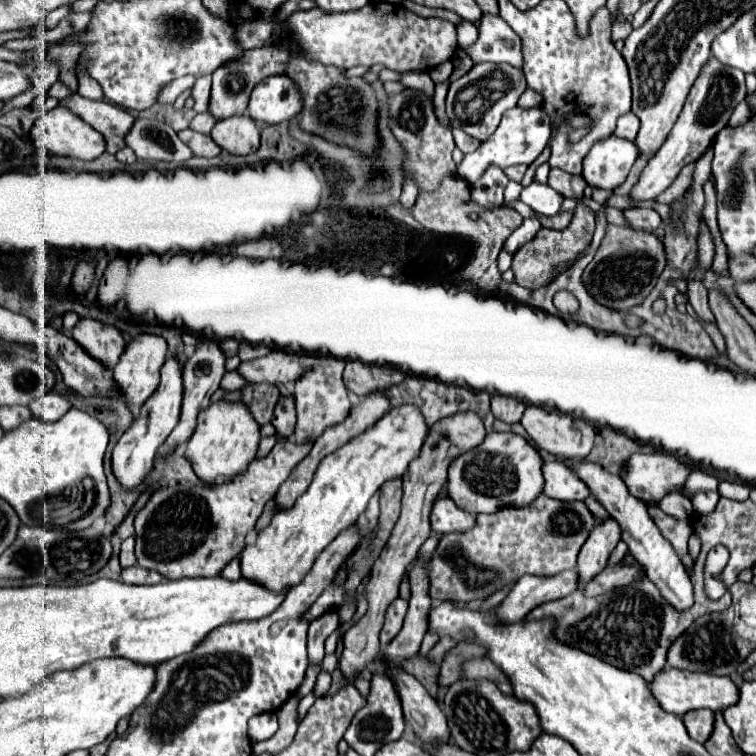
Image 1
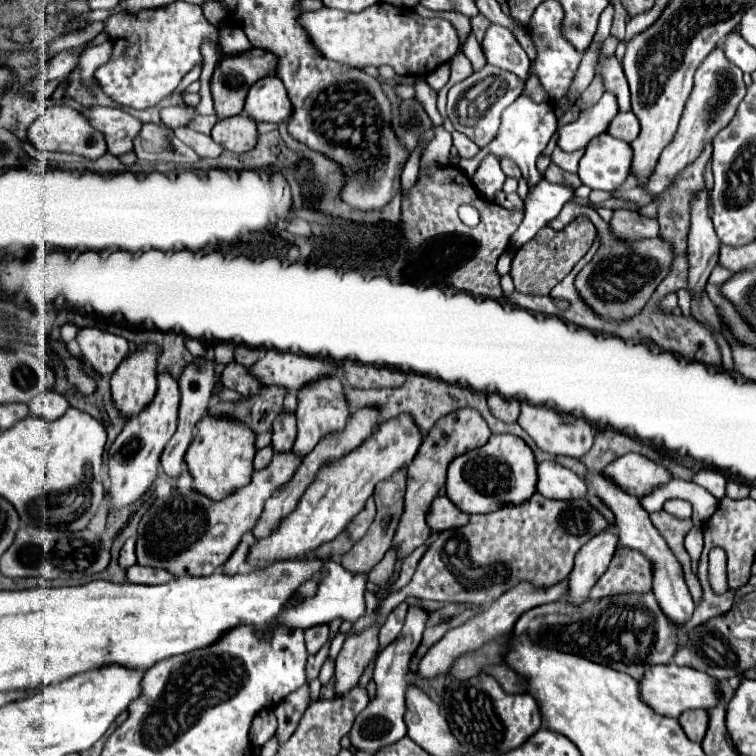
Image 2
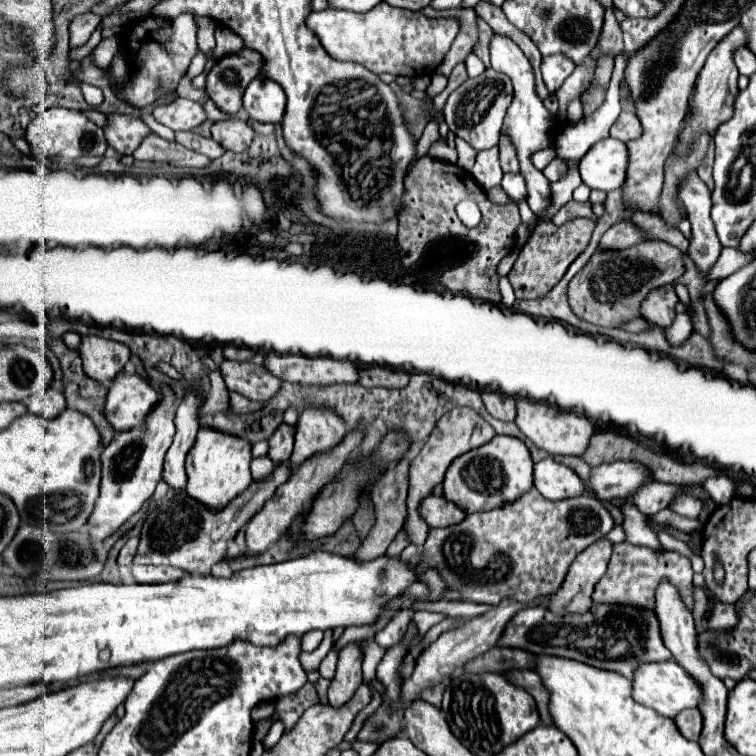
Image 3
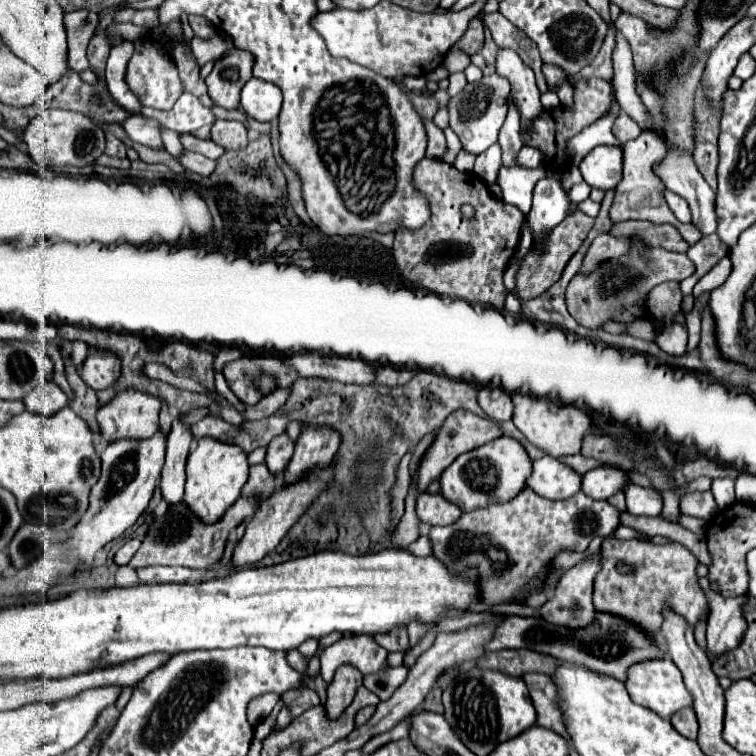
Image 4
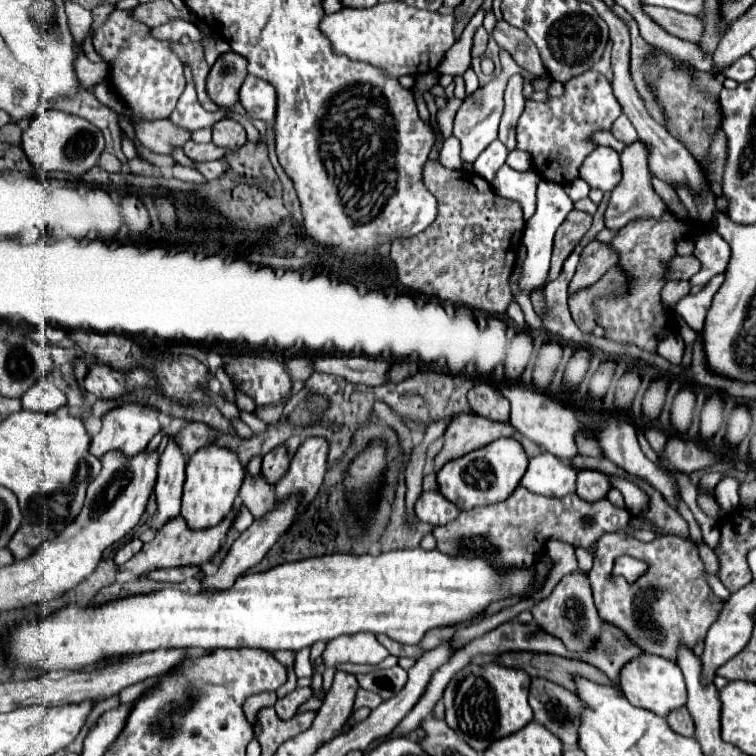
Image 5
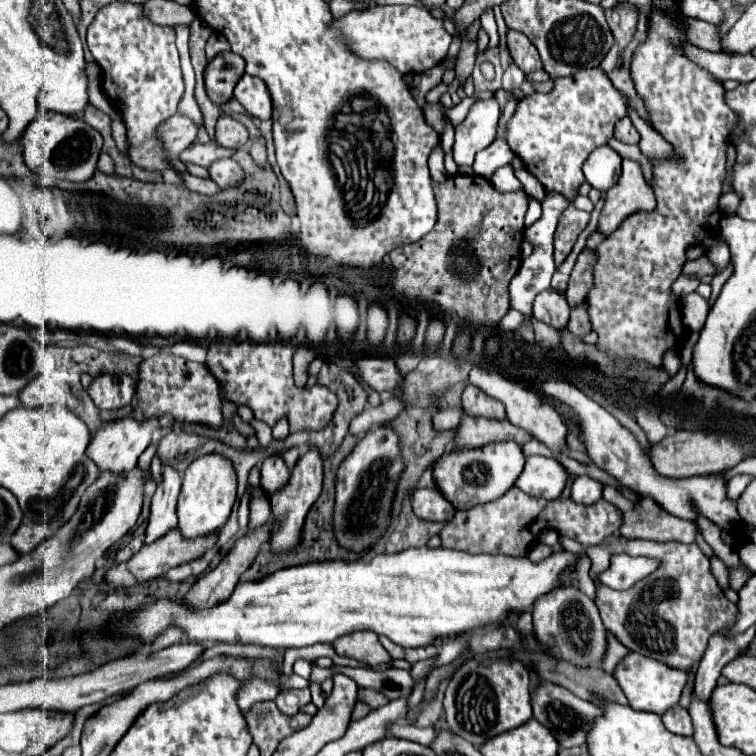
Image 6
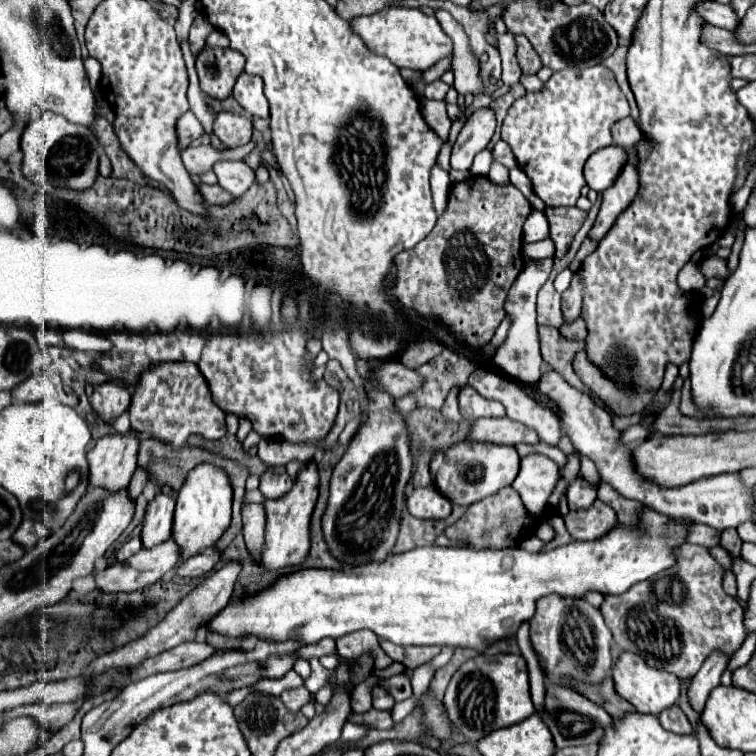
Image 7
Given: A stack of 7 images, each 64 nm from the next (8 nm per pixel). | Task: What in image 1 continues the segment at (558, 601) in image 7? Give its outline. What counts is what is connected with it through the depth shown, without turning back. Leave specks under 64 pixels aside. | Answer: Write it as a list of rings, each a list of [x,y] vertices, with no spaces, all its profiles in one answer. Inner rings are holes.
[[[606,518],[596,528],[592,528],[588,540],[584,542],[580,554],[578,554],[578,574],[580,582],[590,580],[598,572],[606,568],[610,552],[620,542],[620,524],[616,520]]]

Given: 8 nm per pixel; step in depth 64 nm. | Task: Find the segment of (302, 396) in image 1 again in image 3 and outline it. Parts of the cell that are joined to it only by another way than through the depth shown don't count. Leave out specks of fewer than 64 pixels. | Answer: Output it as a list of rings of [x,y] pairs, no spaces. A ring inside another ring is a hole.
[[[304,408],[296,426],[296,444],[290,456],[292,468],[300,466],[312,454],[336,446],[346,432],[344,420],[340,420],[340,414],[332,412],[332,408]]]

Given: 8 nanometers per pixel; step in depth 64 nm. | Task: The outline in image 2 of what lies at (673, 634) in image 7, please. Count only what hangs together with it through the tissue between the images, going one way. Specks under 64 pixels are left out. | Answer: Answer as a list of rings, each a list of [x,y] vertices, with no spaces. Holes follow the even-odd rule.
[[[626,546],[618,548],[608,570],[592,586],[590,598],[600,600],[618,592],[648,592],[652,588],[652,566],[640,554]]]

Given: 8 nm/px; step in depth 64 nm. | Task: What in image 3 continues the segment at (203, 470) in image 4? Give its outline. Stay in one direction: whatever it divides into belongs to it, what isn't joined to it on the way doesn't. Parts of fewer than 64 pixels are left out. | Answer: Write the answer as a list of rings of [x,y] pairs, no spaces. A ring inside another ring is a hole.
[[[198,428],[194,446],[186,456],[186,474],[188,496],[200,500],[208,508],[224,508],[232,498],[252,484],[250,462],[252,462],[252,444],[240,440],[240,436],[224,436],[224,432],[212,432],[210,428]]]

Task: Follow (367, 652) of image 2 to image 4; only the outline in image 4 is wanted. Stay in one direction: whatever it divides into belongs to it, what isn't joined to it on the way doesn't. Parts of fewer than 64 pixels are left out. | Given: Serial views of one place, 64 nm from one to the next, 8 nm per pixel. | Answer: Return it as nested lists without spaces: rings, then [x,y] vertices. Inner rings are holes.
[[[342,664],[328,686],[328,700],[324,704],[328,716],[340,716],[352,702],[358,686],[362,686],[362,672],[352,664]]]

